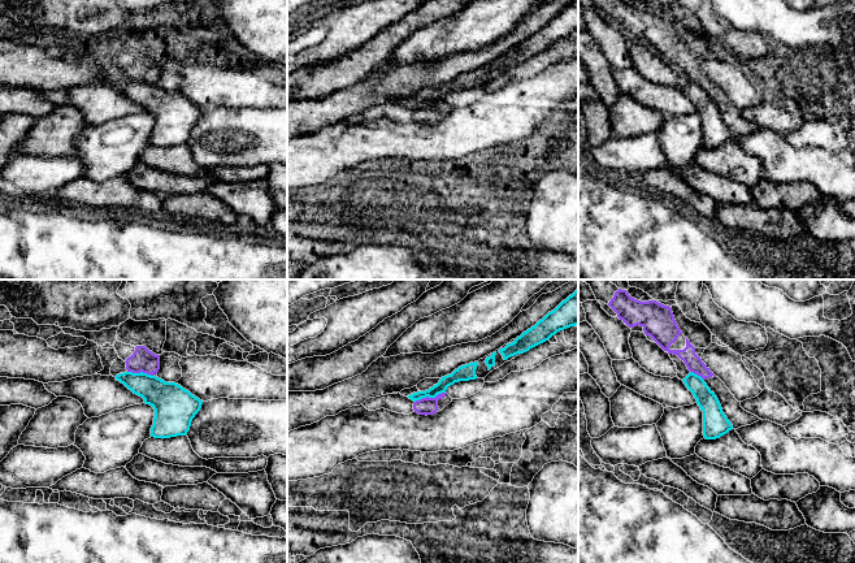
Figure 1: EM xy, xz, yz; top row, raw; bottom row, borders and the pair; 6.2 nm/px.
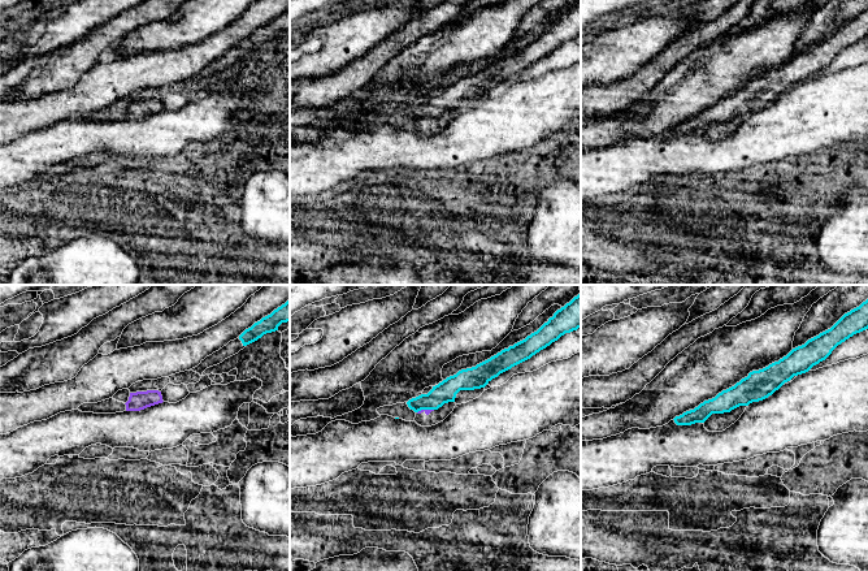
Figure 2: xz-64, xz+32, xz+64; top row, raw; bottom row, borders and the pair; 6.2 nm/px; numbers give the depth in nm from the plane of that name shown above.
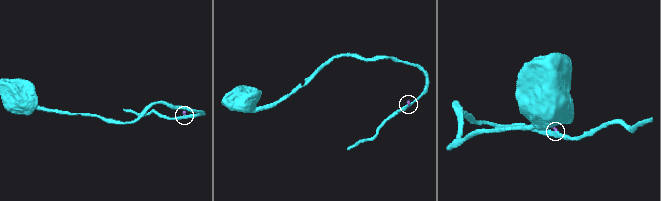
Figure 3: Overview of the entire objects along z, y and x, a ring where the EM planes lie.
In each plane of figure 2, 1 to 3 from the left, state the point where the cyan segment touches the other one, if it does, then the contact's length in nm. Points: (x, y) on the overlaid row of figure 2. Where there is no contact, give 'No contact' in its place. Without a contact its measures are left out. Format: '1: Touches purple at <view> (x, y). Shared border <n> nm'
1: No contact
2: Touches purple at xz+32 (425, 410). Shared border 110 nm
3: No contact

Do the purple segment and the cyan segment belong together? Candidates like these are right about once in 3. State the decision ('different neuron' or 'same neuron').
different neuron

